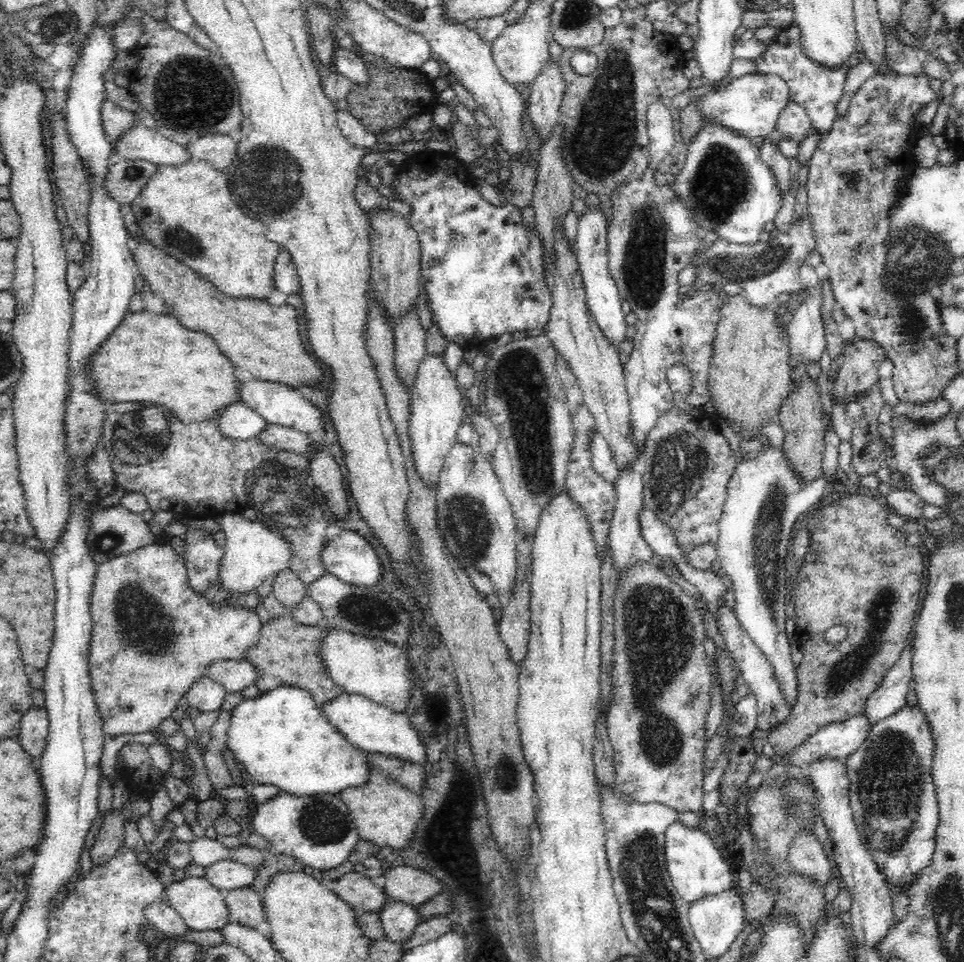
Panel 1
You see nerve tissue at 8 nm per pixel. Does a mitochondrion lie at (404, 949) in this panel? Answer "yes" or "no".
no

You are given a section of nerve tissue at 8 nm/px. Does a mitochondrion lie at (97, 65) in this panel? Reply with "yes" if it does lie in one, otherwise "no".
no

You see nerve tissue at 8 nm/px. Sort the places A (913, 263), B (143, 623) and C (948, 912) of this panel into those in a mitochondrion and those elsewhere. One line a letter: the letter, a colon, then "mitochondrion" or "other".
A: mitochondrion
B: mitochondrion
C: mitochondrion

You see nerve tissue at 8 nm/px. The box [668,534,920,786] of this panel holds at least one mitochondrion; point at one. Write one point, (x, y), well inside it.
(842, 674)

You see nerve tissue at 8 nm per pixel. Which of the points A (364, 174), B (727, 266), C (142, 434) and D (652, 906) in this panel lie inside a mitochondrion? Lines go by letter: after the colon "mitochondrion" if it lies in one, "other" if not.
A: other
B: mitochondrion
C: mitochondrion
D: mitochondrion

